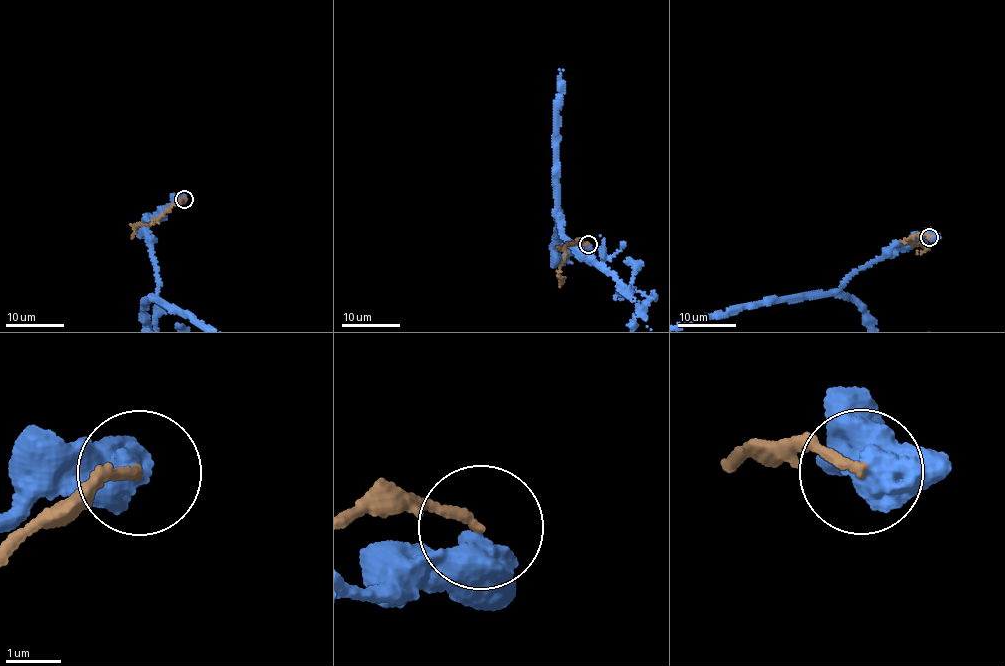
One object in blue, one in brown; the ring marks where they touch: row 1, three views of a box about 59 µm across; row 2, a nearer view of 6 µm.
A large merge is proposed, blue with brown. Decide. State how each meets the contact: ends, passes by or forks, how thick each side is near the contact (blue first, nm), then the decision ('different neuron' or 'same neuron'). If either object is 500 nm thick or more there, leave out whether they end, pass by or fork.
700 nm thick on the blue side, 160 nm on the other; different neuron

